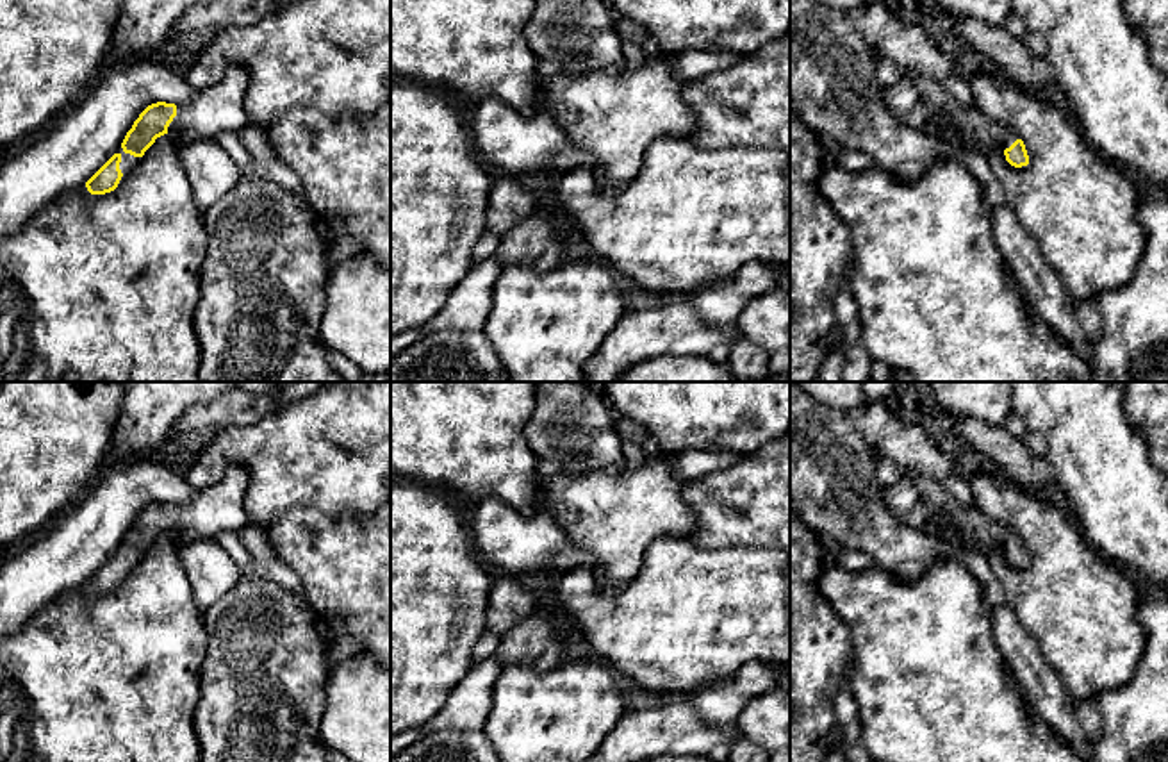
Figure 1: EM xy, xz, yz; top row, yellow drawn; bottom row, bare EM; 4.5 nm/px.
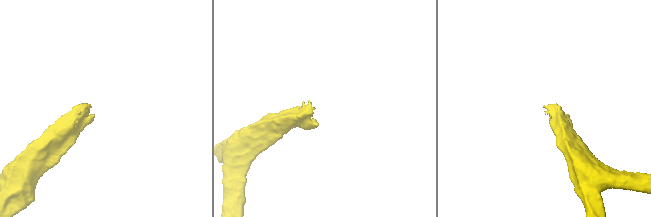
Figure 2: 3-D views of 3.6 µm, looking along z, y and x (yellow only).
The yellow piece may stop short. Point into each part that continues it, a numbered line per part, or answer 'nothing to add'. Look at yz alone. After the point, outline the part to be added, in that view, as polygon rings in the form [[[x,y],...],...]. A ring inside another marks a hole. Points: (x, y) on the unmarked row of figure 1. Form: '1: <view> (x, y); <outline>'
1: yz (917, 500); [[[902,475],[884,489],[884,503],[899,521],[972,548],[1006,550],[1020,539],[1011,526],[986,516],[975,503],[961,503],[943,484],[925,475]]]

